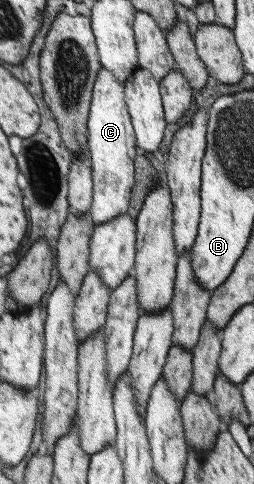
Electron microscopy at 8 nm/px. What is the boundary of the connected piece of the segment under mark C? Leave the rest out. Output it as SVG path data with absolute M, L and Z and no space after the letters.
M103 69L95 84L89 120L91 157L95 166L95 201L90 212L100 225L129 212L137 186L138 134L134 128L127 86L112 70Z

